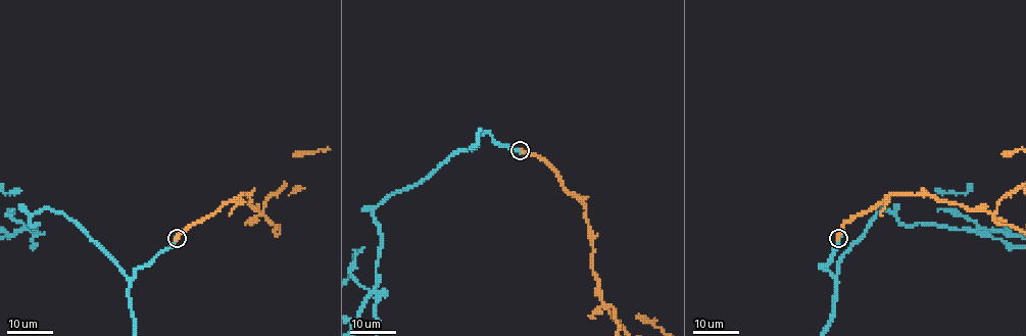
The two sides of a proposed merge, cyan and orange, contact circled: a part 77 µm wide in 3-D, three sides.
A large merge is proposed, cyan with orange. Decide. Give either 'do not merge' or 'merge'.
do not merge

